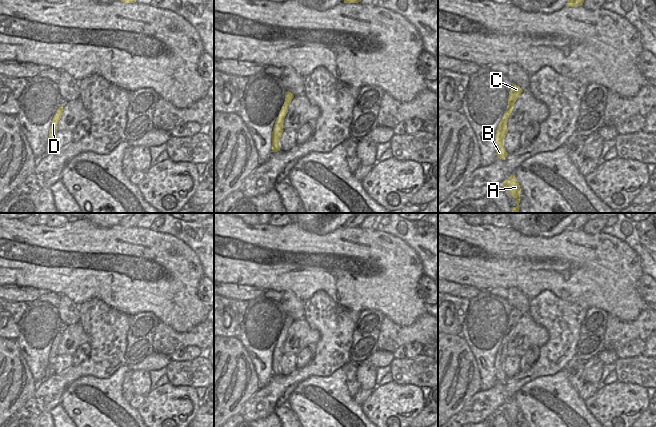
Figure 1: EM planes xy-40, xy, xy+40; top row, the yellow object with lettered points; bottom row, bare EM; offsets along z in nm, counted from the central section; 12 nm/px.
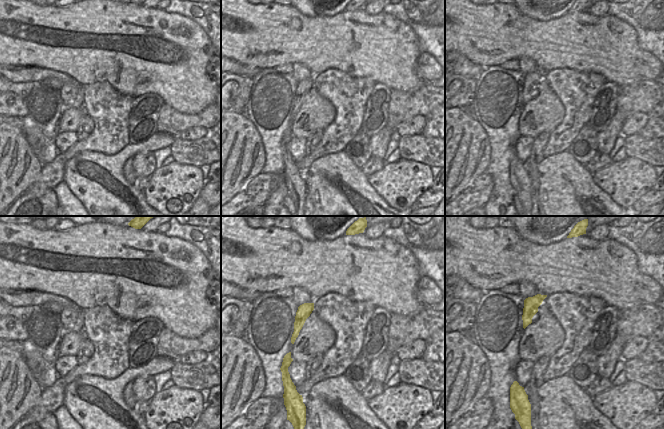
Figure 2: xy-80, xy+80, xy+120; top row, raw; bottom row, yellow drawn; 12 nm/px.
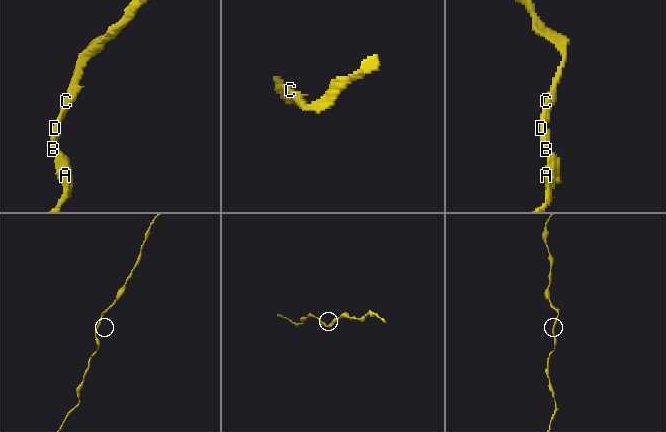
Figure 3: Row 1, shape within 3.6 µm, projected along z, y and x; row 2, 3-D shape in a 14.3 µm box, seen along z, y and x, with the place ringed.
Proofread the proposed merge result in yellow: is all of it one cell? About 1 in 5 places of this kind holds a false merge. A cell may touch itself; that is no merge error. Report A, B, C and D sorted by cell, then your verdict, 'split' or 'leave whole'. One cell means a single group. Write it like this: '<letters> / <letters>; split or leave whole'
A B C D; leave whole

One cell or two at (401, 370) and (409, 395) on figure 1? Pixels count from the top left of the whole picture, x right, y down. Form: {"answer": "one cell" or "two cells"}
{"answer": "two cells"}

